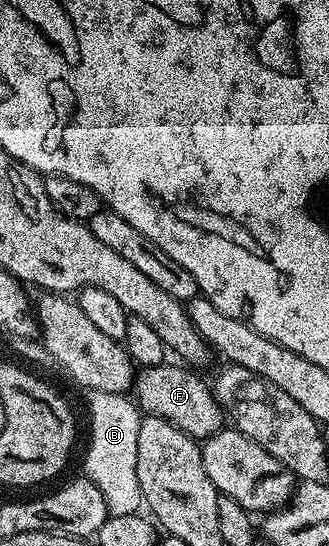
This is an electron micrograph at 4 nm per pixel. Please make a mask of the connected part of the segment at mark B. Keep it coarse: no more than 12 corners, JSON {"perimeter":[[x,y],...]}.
{"perimeter":[[89,392],[84,475],[110,516],[142,507],[142,411]]}

